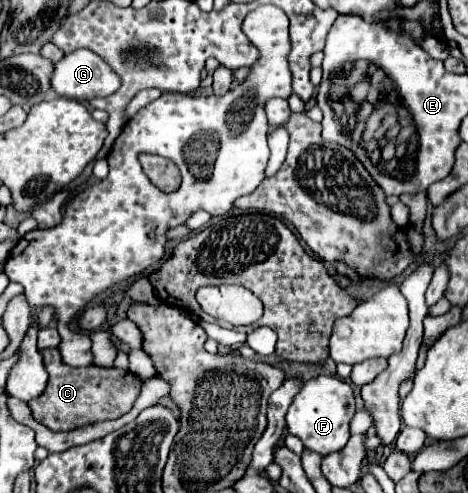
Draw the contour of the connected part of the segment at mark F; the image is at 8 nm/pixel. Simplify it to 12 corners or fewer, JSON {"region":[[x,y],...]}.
{"region":[[337,376],[307,380],[289,434],[325,456],[345,447],[355,396]]}

